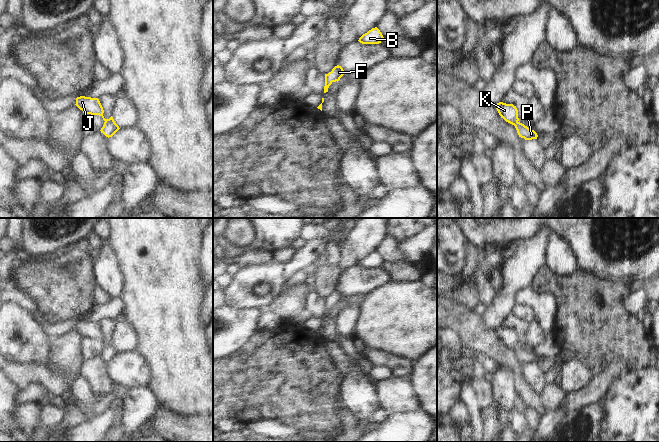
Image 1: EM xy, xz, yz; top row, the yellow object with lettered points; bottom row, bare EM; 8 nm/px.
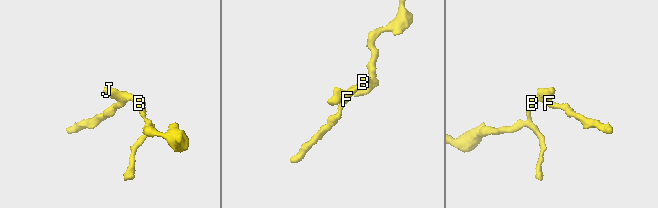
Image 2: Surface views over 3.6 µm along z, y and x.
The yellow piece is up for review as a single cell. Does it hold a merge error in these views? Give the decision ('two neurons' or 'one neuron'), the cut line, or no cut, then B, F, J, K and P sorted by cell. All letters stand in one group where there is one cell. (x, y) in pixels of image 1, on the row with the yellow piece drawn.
one neuron; no cut; B F J K P

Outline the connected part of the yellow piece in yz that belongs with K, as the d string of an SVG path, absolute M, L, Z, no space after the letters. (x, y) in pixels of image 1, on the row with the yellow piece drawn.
M499 102L495 104L495 107L501 118L515 126L519 137L524 138L525 140L537 139L538 135L534 130L529 129L527 126L519 122L516 106Z

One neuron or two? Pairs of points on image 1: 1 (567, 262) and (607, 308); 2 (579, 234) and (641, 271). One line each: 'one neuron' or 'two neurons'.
1: two neurons
2: one neuron

